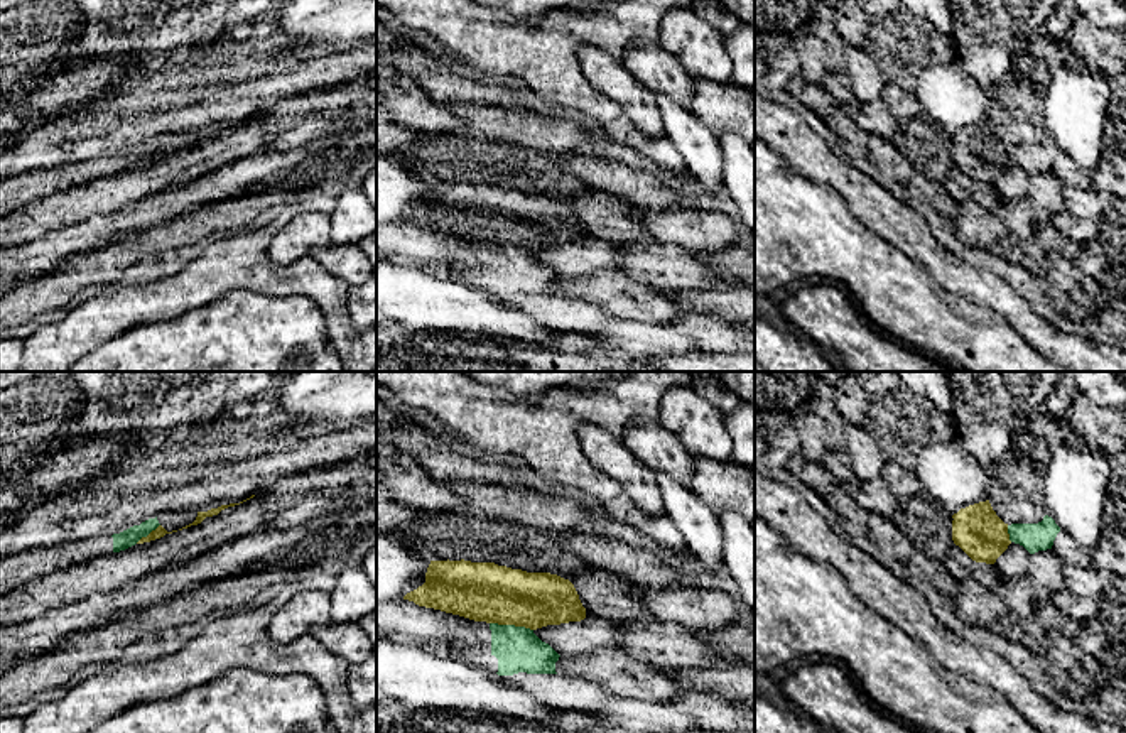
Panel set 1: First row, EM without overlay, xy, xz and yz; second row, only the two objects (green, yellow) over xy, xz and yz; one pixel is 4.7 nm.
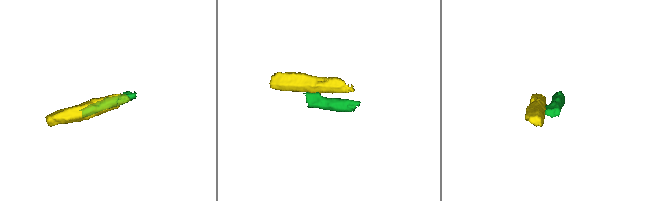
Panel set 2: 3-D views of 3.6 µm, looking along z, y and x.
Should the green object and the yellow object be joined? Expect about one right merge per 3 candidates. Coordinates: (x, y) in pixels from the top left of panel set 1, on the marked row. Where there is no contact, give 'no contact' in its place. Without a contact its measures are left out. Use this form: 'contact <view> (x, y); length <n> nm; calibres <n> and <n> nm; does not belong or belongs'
contact xz (512, 625); length 220 nm; calibres 220 and 280 nm; does not belong

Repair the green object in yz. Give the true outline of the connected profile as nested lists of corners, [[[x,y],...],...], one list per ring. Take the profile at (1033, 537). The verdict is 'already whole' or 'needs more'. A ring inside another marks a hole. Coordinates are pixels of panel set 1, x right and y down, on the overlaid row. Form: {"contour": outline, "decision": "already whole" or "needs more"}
{"contour": [[[1048,515],[1038,524],[1008,525],[1010,540],[1023,546],[1030,554],[1052,549],[1060,527]]], "decision": "already whole"}

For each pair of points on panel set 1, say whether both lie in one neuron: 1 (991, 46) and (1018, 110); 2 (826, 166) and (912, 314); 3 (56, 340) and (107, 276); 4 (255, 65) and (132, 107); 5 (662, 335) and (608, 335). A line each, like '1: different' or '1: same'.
1: same
2: different
3: different
4: same
5: same

